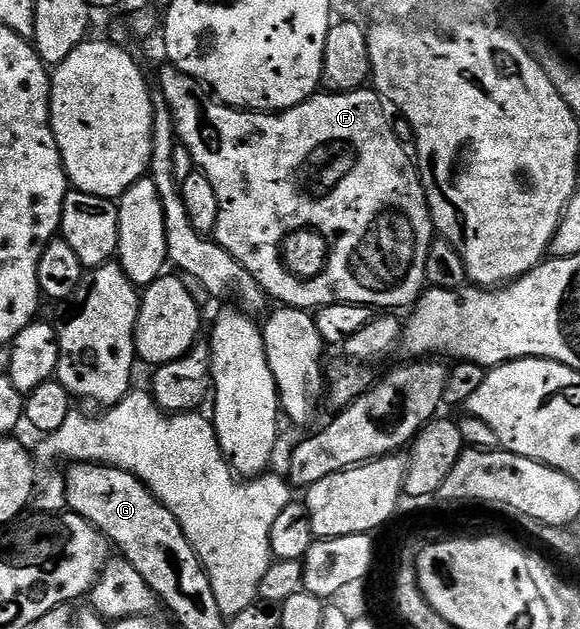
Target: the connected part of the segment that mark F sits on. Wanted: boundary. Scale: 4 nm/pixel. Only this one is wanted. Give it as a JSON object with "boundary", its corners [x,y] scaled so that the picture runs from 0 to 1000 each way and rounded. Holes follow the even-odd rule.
{"boundary":[[[288,102],[283,103],[283,111],[274,118],[274,137],[271,137],[272,145],[279,148],[291,172],[295,173],[295,183],[302,192],[302,218],[319,235],[326,235],[326,242],[333,248],[338,266],[355,280],[360,286],[360,293],[367,293],[367,305],[374,305],[374,356],[371,358],[371,369],[367,374],[369,383],[378,386],[381,394],[388,394],[388,401],[395,401],[395,407],[402,407],[402,413],[409,413],[422,426],[422,432],[429,432],[429,439],[436,439],[436,445],[443,445],[443,452],[448,458],[460,466],[462,475],[469,482],[479,483],[481,486],[503,486],[514,493],[528,493],[531,496],[548,496],[555,486],[566,486],[567,483],[581,483],[583,480],[600,480],[602,483],[616,483],[617,486],[638,486],[641,490],[688,490],[681,486],[702,486],[707,488],[710,483],[722,479],[722,469],[729,466],[733,459],[733,450],[736,440],[733,439],[733,407],[740,407],[740,394],[747,383],[747,355],[743,350],[743,334],[736,329],[736,308],[729,302],[729,285],[722,280],[722,272],[719,269],[717,259],[712,256],[710,246],[705,243],[702,246],[702,238],[698,234],[688,227],[688,219],[681,215],[681,207],[678,202],[667,196],[667,181],[660,176],[660,169],[664,170],[662,157],[655,156],[652,148],[645,141],[628,140],[624,143],[610,143],[609,146],[595,146],[593,149],[572,149],[569,146],[550,146],[541,153],[529,156],[519,165],[512,165],[505,172],[497,175],[483,175],[479,178],[448,178],[445,175],[421,175],[417,172],[407,172],[402,169],[393,169],[376,159],[367,159],[367,151],[352,137],[350,132],[340,129],[333,121],[324,118],[314,118],[305,107]],[[514,366],[543,366],[553,375],[557,375],[567,391],[569,397],[566,401],[564,423],[559,426],[550,437],[543,442],[516,442],[512,437],[503,436],[498,424],[493,423],[488,415],[488,405],[484,402],[484,393],[491,378],[495,378],[502,370],[509,370]]]}

